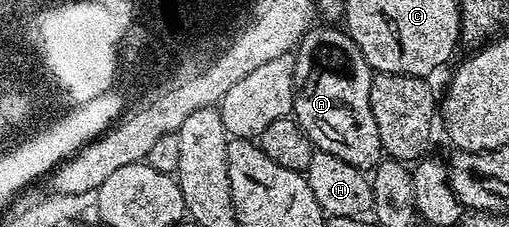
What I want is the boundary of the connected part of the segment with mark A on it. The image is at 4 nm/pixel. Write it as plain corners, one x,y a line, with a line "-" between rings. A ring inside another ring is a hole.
334,25
311,26
293,52
292,115
317,150
334,154
366,173
377,167
384,155
370,104
372,68
349,34
337,29

